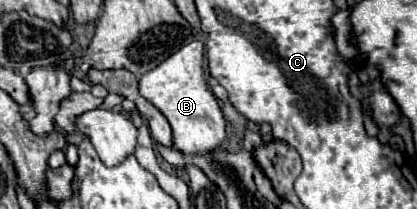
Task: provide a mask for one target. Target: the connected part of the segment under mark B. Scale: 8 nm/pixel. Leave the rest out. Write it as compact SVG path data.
M192 41L140 77L140 95L164 113L174 131L174 147L184 155L206 153L226 139L226 121L206 83L202 49L200 41Z

